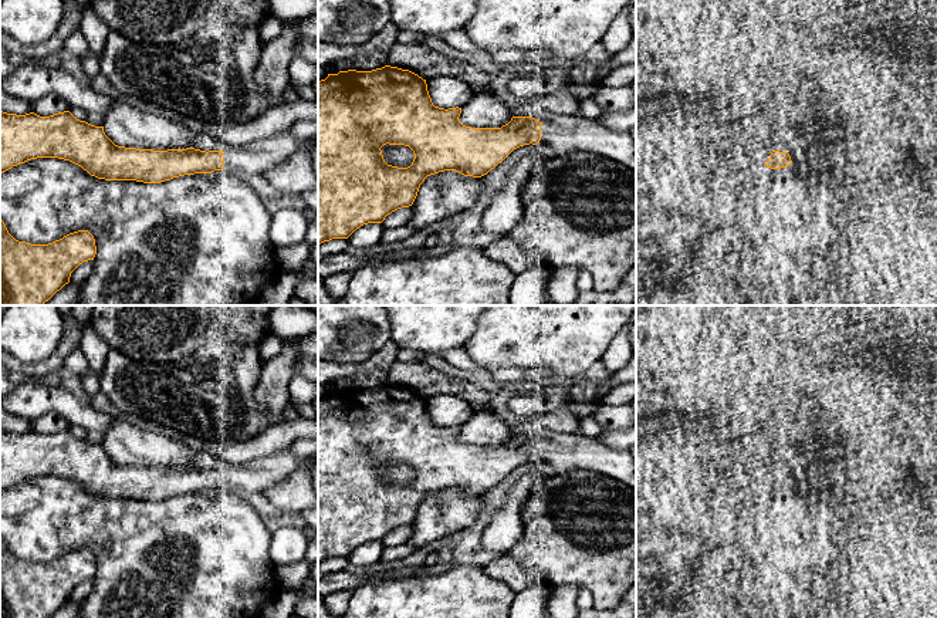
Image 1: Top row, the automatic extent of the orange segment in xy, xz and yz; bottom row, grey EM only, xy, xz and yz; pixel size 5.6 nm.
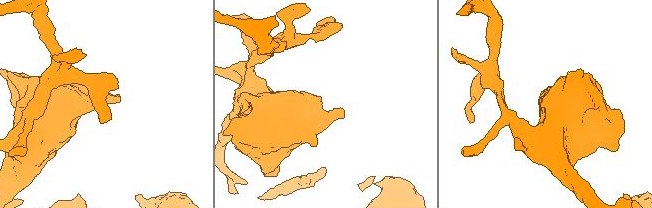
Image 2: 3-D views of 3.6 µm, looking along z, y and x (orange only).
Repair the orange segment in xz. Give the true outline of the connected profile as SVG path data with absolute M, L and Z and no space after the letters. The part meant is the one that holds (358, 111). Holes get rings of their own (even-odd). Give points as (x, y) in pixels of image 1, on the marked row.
M385 65L372 71L339 71L338 74L328 74L325 80L318 81L318 244L329 242L332 239L348 239L361 226L368 223L382 223L385 217L392 212L412 206L417 196L420 185L430 175L444 170L456 170L464 176L481 178L487 175L491 169L494 169L498 163L501 163L514 149L530 143L548 143L557 151L558 155L565 155L575 151L586 151L612 159L626 166L628 169L636 172L636 141L632 138L630 132L613 131L605 125L601 125L596 119L562 114L548 114L544 122L539 122L532 116L513 116L511 121L503 125L501 128L471 128L460 122L460 114L461 108L459 107L449 109L434 107L427 91L426 80L409 70L402 70L398 67ZM386 143L409 146L415 153L412 165L407 168L388 165L380 151L380 148Z

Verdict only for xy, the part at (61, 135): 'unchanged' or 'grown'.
grown

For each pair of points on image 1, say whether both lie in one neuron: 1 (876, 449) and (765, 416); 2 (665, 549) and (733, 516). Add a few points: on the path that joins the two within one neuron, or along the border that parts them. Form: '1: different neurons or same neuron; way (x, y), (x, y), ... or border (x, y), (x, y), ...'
1: same neuron; way (849, 436), (838, 425), (809, 426), (792, 416)
2: different neurons; border (710, 510), (704, 540)

